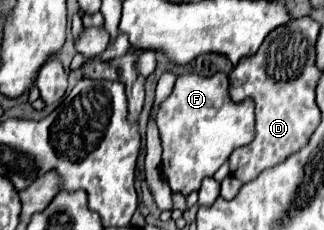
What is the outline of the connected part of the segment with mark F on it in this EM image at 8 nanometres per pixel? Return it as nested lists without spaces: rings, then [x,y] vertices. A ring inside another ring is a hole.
[[[216,72],[212,76],[200,76],[200,74],[180,74],[172,94],[162,102],[156,124],[160,130],[162,140],[162,174],[168,180],[170,188],[174,192],[182,192],[184,196],[192,190],[200,188],[200,182],[204,176],[214,176],[214,172],[228,160],[232,150],[250,144],[252,136],[256,136],[256,118],[252,100],[244,100],[244,104],[232,104],[232,98],[228,96],[228,74]]]

